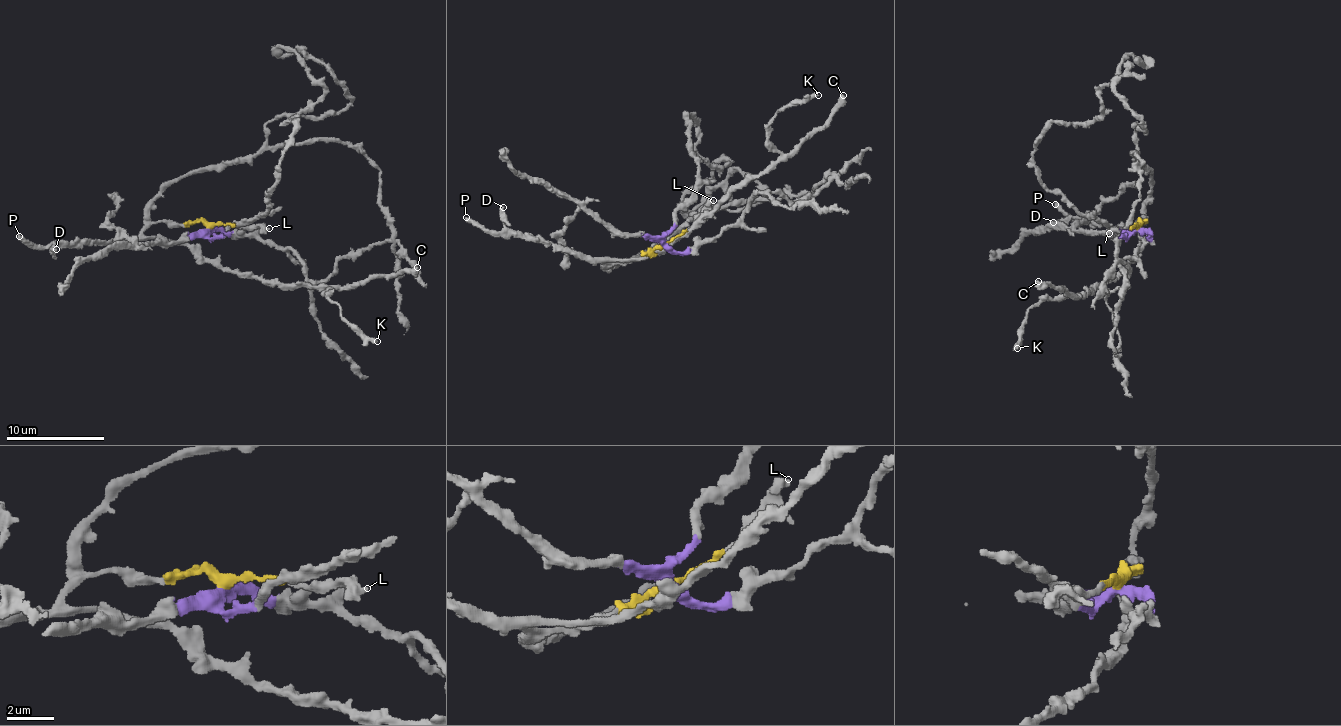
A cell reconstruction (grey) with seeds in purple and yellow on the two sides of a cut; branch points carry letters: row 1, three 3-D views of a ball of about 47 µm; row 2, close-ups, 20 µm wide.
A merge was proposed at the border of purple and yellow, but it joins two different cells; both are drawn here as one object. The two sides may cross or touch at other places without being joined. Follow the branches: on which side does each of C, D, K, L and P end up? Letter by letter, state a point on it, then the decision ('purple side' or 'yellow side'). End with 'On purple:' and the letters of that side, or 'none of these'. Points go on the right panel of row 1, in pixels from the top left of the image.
C: place (1038, 281); yellow side
D: place (1053, 222); yellow side
K: place (1017, 348); yellow side
L: place (1109, 233); yellow side
P: place (1055, 204); yellow side
On purple: none of these

